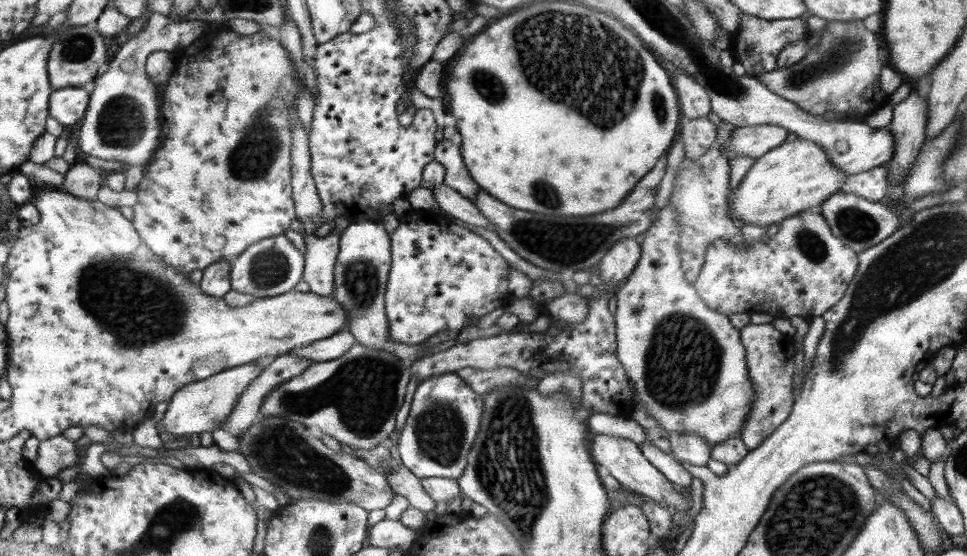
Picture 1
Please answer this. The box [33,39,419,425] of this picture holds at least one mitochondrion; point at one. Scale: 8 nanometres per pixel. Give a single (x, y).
(105, 282)

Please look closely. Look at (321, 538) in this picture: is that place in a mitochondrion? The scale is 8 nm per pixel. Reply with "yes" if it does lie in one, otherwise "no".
yes

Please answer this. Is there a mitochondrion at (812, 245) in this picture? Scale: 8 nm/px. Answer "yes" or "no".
yes

